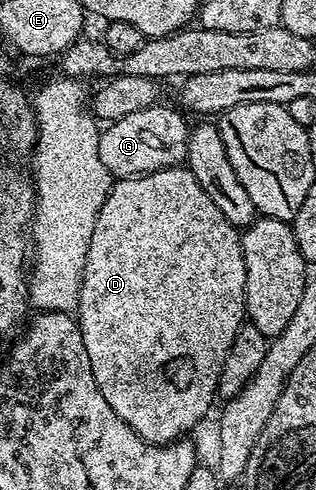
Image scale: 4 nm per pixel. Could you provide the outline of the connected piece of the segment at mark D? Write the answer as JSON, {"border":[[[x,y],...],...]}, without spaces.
{"border":[[[169,165],[166,169],[144,173],[141,177],[124,177],[113,182],[99,209],[88,247],[76,320],[84,335],[84,347],[88,351],[92,375],[96,379],[100,395],[108,399],[108,407],[112,407],[112,411],[116,411],[116,415],[120,415],[120,419],[124,419],[124,423],[128,423],[128,427],[135,429],[145,441],[153,445],[169,444],[181,435],[189,434],[186,432],[209,411],[210,400],[215,400],[218,391],[218,376],[222,370],[224,355],[228,355],[228,347],[232,347],[236,331],[247,320],[246,272],[239,230],[228,223],[228,219],[224,219],[224,214],[216,208],[216,203],[208,199],[204,187],[196,183],[196,175],[192,175],[190,169],[182,165]]]}

